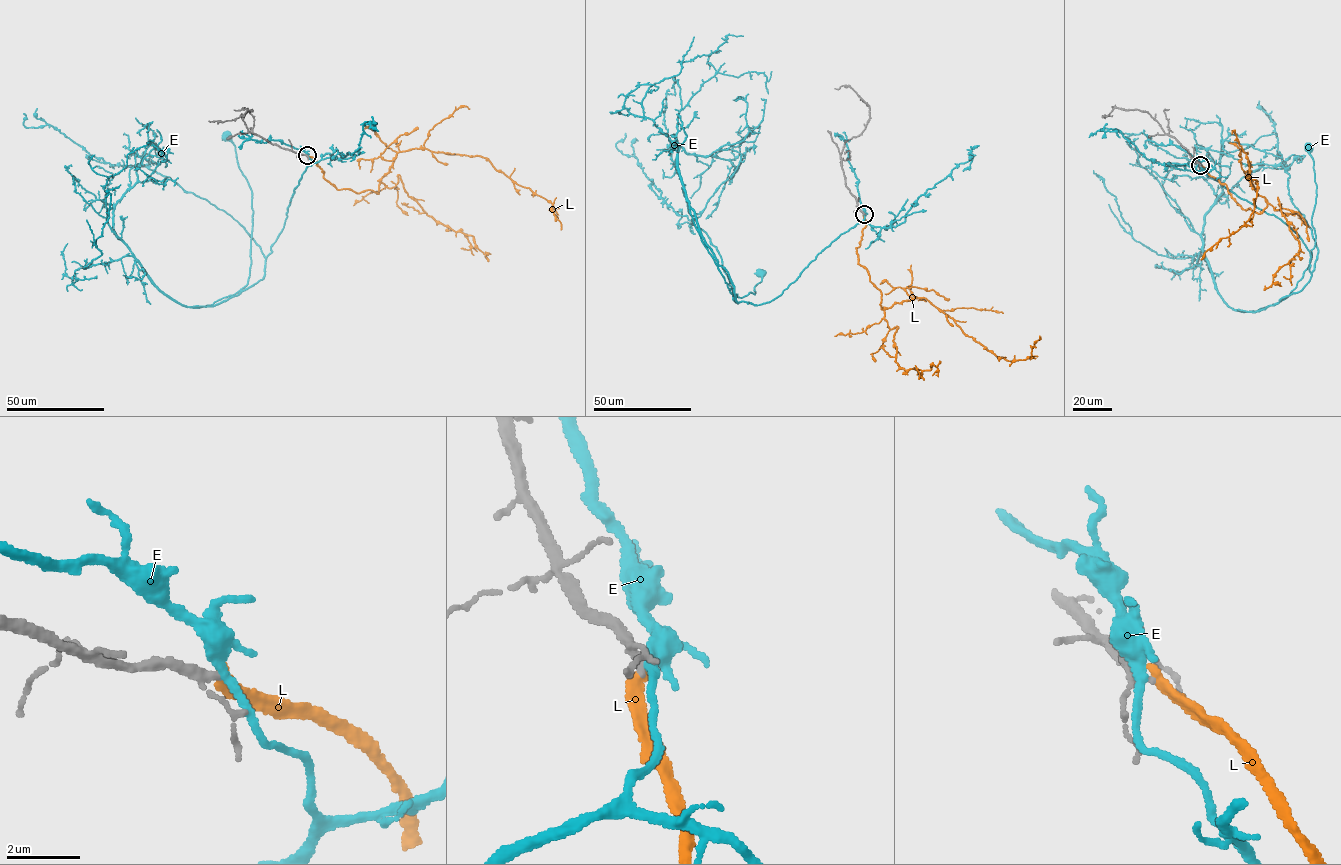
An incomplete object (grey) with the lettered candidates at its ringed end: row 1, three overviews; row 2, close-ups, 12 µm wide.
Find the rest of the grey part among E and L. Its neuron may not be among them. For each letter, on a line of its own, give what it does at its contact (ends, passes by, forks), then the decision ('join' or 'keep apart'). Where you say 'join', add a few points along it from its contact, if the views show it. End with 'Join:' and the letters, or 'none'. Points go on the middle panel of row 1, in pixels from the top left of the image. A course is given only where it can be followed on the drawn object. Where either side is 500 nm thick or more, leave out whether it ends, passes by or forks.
E: it forks | keep apart
L: it ends | keep apart
Join: none

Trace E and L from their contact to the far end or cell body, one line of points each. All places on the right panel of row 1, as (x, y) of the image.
E: (1199, 164), (1309, 252), (1309, 281), (1255, 312), (1238, 309), (1287, 297), (1311, 259), (1308, 147)
L: (1200, 164), (1226, 185), (1242, 209), (1260, 213), (1267, 206), (1245, 172), (1257, 183), (1250, 217), (1201, 259)

